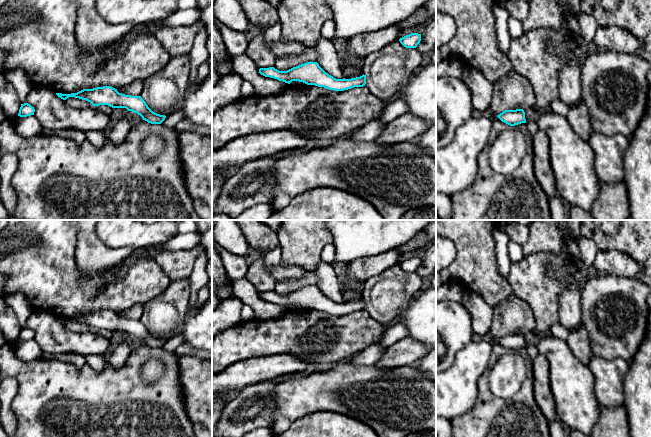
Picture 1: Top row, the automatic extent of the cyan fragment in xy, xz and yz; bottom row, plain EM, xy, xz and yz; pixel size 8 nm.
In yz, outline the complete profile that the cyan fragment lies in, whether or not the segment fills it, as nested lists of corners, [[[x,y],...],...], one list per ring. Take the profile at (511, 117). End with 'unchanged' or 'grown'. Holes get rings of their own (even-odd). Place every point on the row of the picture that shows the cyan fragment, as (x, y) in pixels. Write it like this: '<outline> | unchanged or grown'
[[[523,109],[505,110],[497,116],[502,122],[515,126],[526,123],[525,112]]] | unchanged

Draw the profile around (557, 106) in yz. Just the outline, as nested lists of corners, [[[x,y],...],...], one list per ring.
[[[556,99],[550,104],[550,109],[563,117],[566,117],[569,111],[569,106],[565,104],[562,100]]]

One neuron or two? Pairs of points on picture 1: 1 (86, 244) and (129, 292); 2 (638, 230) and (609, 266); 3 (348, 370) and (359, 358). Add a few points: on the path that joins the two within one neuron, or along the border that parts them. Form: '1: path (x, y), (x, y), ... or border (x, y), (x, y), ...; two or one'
1: border (121, 261), (108, 270), (94, 273), (87, 277); two
2: border (598, 250), (620, 250), (637, 263); two
3: border (348, 360), (356, 365), (375, 365); two

